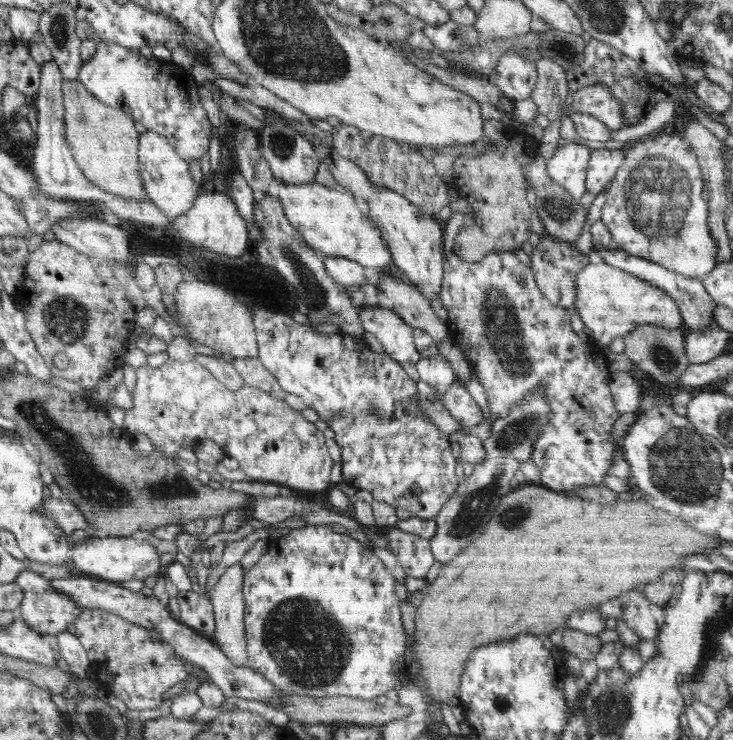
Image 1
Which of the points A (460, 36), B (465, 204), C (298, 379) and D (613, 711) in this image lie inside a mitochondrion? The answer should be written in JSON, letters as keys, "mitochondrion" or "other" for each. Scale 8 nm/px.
{"A":"mitochondrion","B":"other","C":"other","D":"mitochondrion"}

